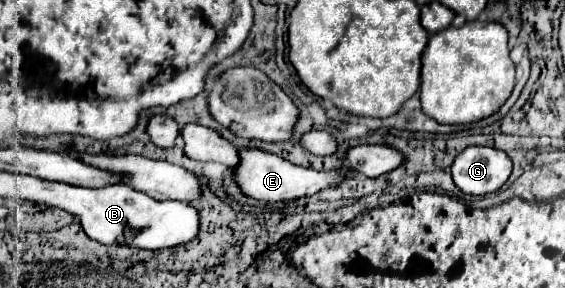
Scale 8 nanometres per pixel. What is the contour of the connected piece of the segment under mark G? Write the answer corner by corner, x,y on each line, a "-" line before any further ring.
469,146
451,164
455,186
467,194
489,194
499,190
511,174
511,158
497,148

